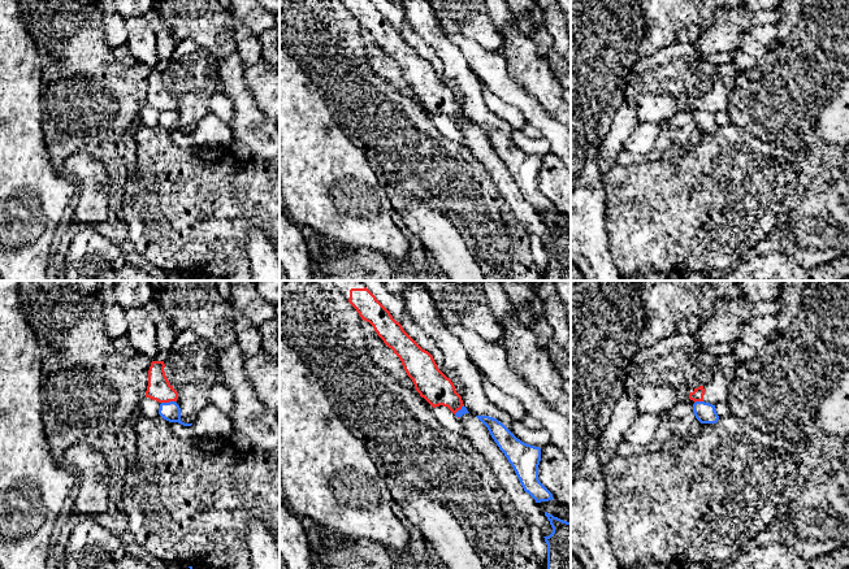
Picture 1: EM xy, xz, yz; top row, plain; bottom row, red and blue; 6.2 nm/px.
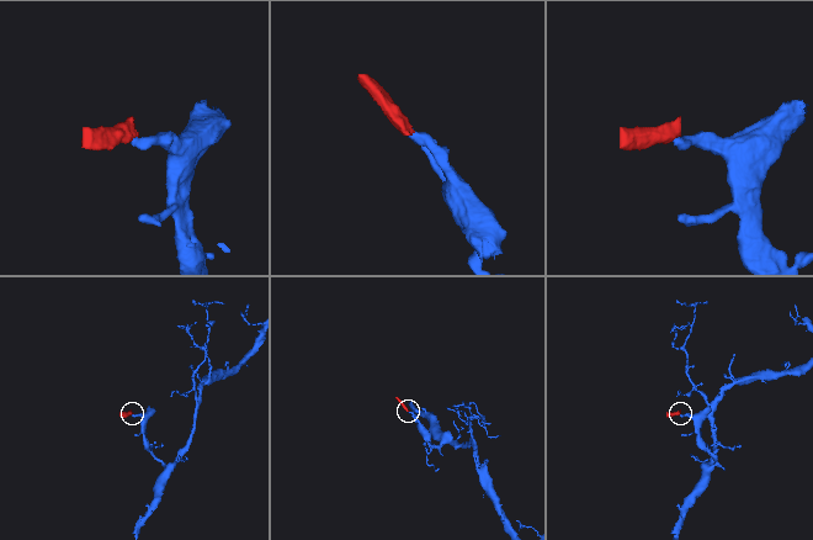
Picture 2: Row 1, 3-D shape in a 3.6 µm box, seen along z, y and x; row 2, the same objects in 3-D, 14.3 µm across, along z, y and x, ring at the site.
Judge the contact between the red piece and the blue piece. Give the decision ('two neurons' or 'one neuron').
two neurons

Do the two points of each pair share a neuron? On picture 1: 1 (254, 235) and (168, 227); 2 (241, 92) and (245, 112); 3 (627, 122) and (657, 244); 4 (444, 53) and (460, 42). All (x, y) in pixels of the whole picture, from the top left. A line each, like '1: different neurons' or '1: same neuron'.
1: different neurons
2: same neuron
3: different neurons
4: different neurons

